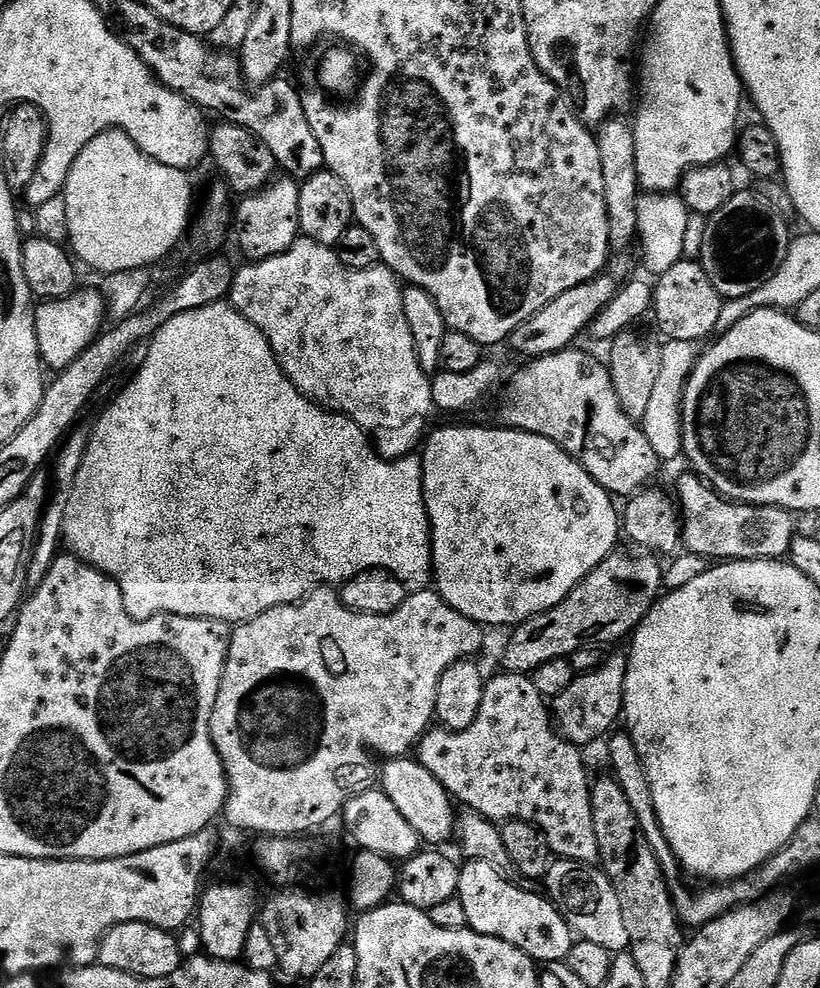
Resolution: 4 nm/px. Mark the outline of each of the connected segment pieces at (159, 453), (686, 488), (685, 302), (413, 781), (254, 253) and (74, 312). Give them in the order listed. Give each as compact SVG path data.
M221 302L211 304L205 308L200 308L194 313L196 320L196 336L168 336L164 340L164 356L148 356L144 360L144 365L136 372L136 377L132 380L132 385L105 410L100 416L100 421L96 424L96 429L91 429L88 449L84 455L82 466L78 470L78 478L74 482L72 491L68 493L68 505L64 515L64 531L62 533L63 543L71 555L80 560L86 561L89 568L97 568L102 574L106 574L122 590L122 602L126 614L135 620L153 620L155 616L193 616L203 620L220 620L229 626L244 624L248 620L258 618L258 614L266 614L274 606L283 604L295 604L298 600L303 600L309 592L317 586L340 586L344 581L354 578L358 574L368 572L371 568L379 568L381 572L388 572L409 594L414 592L427 592L433 583L432 574L432 523L428 521L428 511L424 501L424 462L419 455L404 456L401 460L383 460L378 453L372 449L369 433L357 426L349 416L342 416L335 412L328 411L315 404L310 397L303 396L290 382L290 378L284 375L282 366L262 330L254 326L240 313L237 308L232 307L231 303Z
M692 470L677 482L676 492L682 517L682 544L687 551L704 556L709 562L779 560L791 553L798 528L797 517L787 508L727 500Z
M679 260L670 270L659 273L657 280L660 281L654 284L652 312L665 337L691 344L707 341L718 329L725 299L714 290L714 282L710 282L710 274L706 274L699 260Z
M388 758L383 761L378 772L378 784L382 791L398 806L402 818L414 826L414 830L420 835L421 841L428 846L444 846L453 839L456 831L457 809L447 790L422 766L416 758Z
M284 174L281 175L279 178L275 179L272 181L271 184L266 185L264 189L260 192L254 192L248 195L245 195L243 197L244 200L235 205L234 208L234 220L235 223L238 225L238 232L240 228L240 248L242 251L244 251L244 260L248 262L255 262L258 260L265 260L266 258L274 258L278 254L282 254L286 250L290 250L290 246L294 246L296 244L296 241L301 239L302 233L300 230L300 223L298 222L298 194L300 193L300 186L301 186L301 181L299 180L293 180L291 176Z
M77 291L65 300L46 300L36 309L36 333L40 358L49 369L59 370L70 366L100 335L105 327L106 301L99 291Z

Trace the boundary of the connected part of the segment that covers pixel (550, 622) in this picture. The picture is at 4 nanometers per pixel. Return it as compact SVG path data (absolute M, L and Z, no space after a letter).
M652 554L620 555L604 559L558 606L515 625L504 648L503 671L530 674L542 662L570 658L583 648L631 637L662 595L662 564Z

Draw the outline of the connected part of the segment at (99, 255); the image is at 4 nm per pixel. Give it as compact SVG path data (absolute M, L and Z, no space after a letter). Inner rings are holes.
M124 132L98 134L78 154L62 193L75 259L104 276L122 270L151 269L155 260L179 246L187 228L189 231L188 219L193 219L194 210L192 214L188 176L183 168L166 166L147 156Z

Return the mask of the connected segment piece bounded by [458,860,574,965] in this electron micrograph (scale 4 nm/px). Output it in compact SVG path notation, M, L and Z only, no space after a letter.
M467 861L460 870L458 898L466 910L468 928L483 936L510 942L510 946L518 946L518 950L541 965L567 961L574 943L572 927L547 895L527 892L516 882L494 870L494 866L486 866L486 862Z

